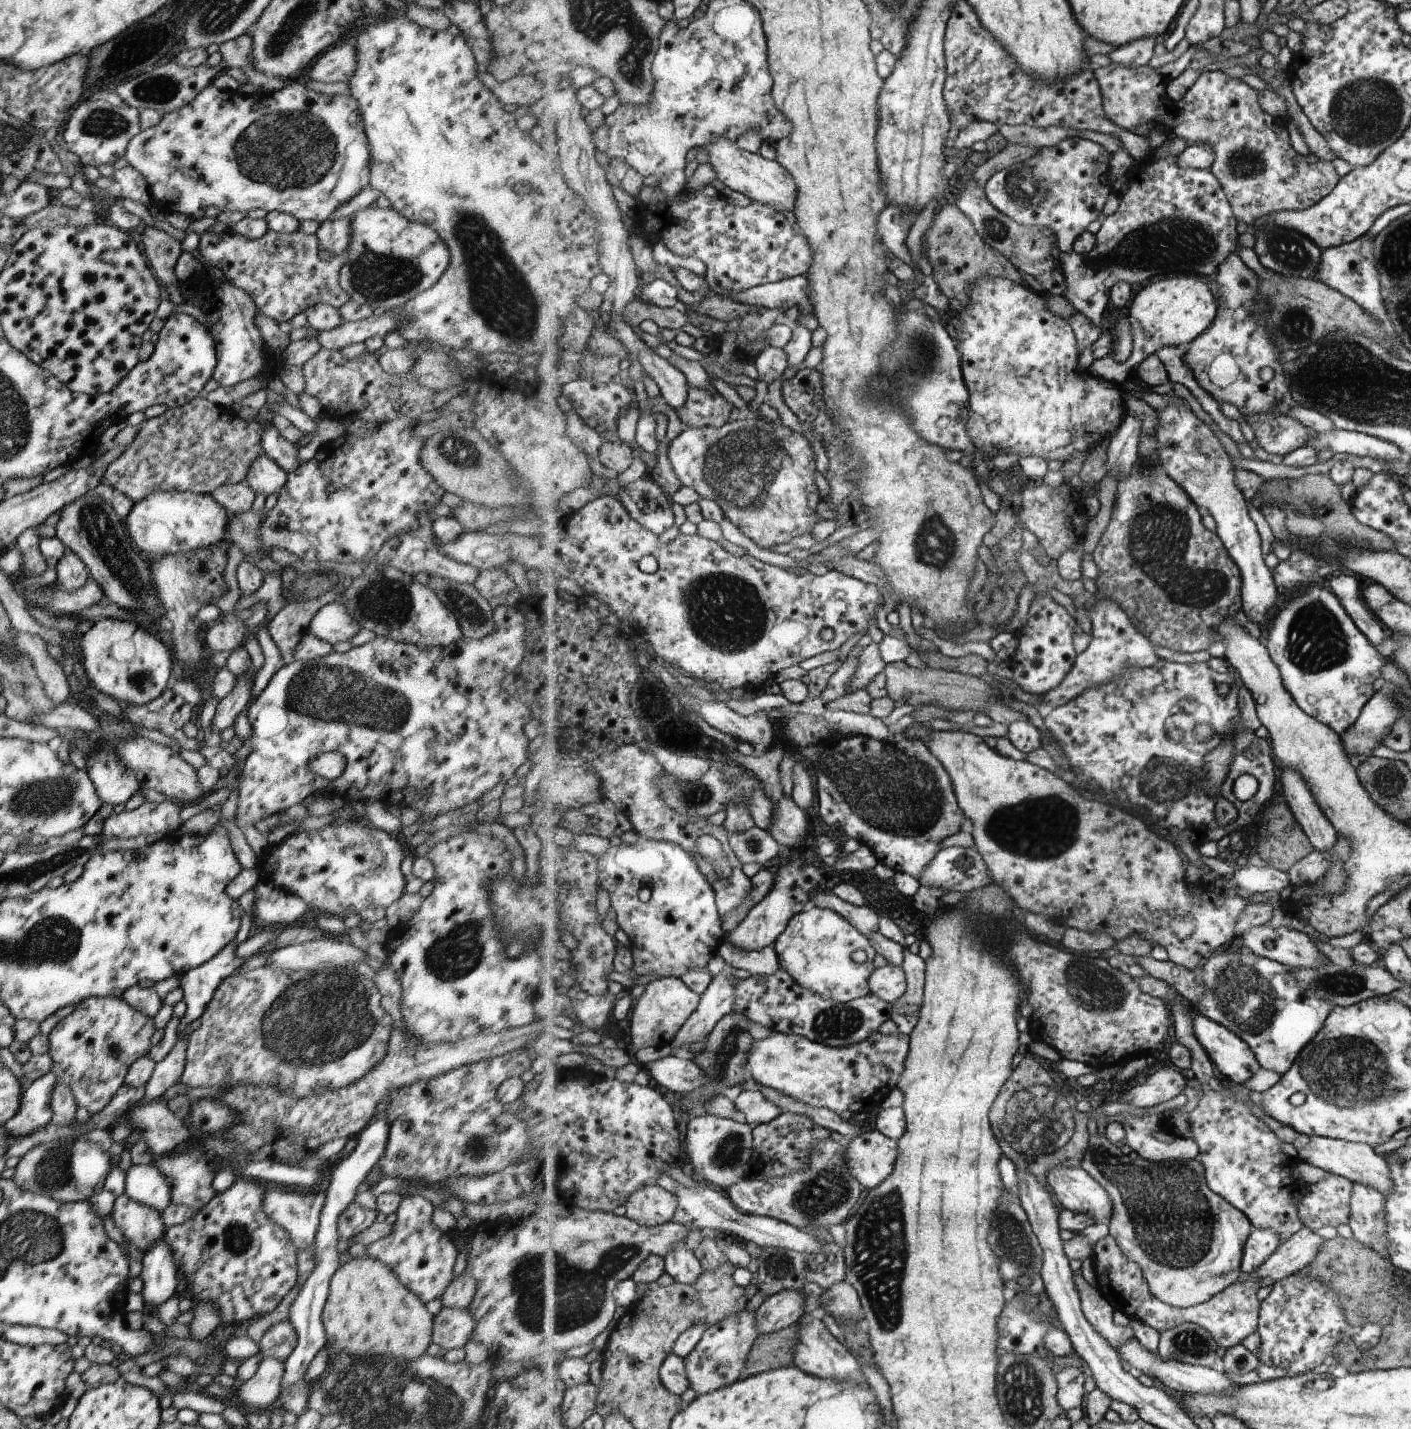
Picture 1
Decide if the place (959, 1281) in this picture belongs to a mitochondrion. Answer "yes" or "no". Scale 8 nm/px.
no

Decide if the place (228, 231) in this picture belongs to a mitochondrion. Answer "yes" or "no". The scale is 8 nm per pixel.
no

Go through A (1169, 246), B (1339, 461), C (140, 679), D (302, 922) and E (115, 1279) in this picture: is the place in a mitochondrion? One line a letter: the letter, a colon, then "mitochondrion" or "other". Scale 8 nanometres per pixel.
A: mitochondrion
B: other
C: mitochondrion
D: other
E: other

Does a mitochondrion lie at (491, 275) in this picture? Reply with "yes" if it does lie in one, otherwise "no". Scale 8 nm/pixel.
yes

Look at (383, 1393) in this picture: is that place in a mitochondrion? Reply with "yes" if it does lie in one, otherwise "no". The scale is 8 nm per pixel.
yes

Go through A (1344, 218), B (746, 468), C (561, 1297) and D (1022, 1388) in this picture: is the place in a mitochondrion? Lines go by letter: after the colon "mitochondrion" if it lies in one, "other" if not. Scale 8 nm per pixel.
A: other
B: mitochondrion
C: mitochondrion
D: mitochondrion

